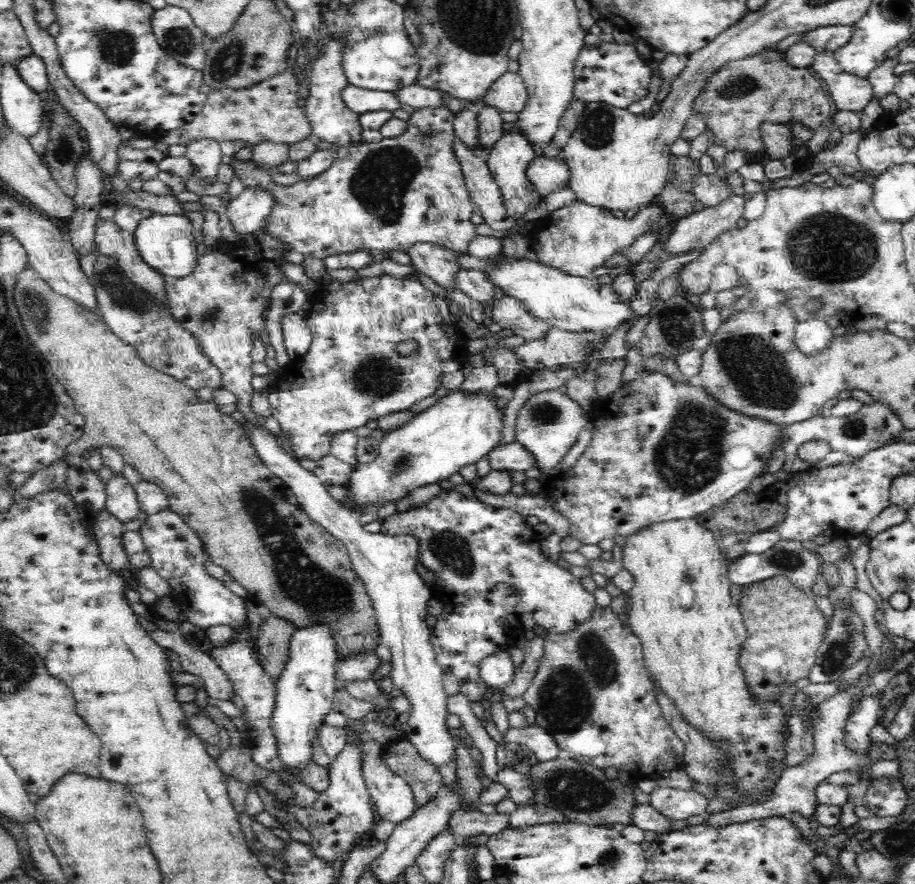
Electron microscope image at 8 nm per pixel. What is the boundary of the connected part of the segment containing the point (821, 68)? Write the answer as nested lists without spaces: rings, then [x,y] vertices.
[[[829,52],[817,53],[811,68],[826,82],[836,111],[856,112],[862,116],[864,107],[873,98],[868,78],[844,72]]]

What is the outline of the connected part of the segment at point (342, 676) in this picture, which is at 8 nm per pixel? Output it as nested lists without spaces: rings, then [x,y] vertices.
[[[375,650],[358,652],[344,660],[339,660],[338,669],[335,670],[336,685],[338,689],[344,689],[343,684],[351,680],[370,679],[371,674],[376,672],[378,665],[382,663]]]

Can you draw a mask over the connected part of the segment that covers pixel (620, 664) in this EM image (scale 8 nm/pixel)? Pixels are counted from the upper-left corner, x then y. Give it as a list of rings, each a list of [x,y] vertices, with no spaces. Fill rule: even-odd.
[[[610,606],[597,607],[574,630],[547,634],[540,666],[522,697],[534,714],[535,724],[552,734],[560,747],[558,758],[574,759],[603,770],[614,767],[635,782],[683,768],[685,743],[663,717],[653,689],[655,685],[645,672],[642,658],[640,638],[622,623]]]

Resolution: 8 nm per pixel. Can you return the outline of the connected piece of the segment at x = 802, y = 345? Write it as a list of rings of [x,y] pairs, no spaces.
[[[810,315],[808,322],[802,322],[795,327],[795,345],[804,354],[822,350],[832,342],[832,338],[832,329],[818,315]]]

